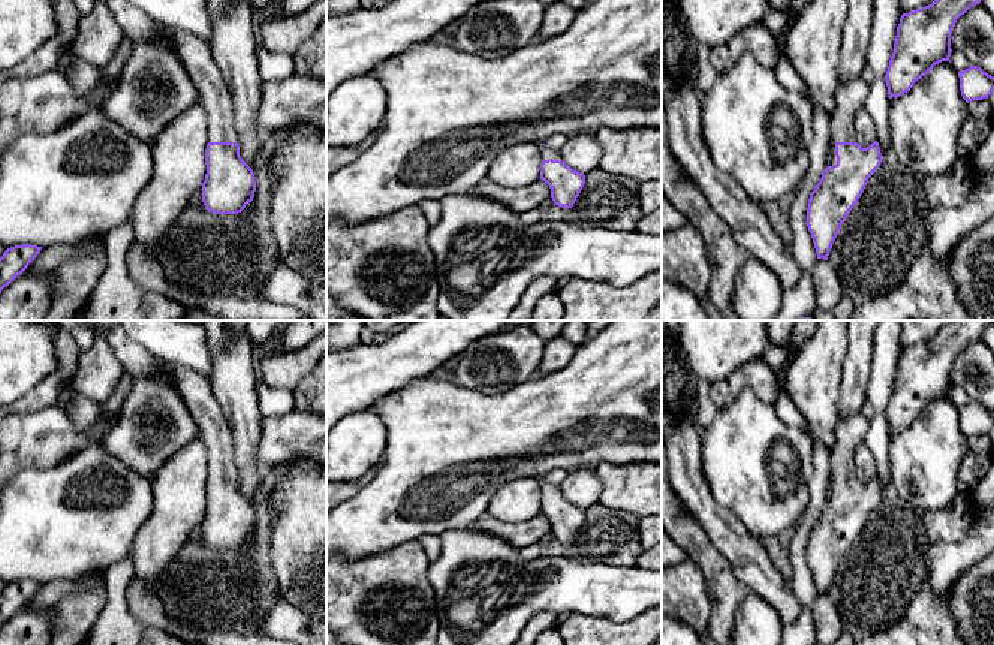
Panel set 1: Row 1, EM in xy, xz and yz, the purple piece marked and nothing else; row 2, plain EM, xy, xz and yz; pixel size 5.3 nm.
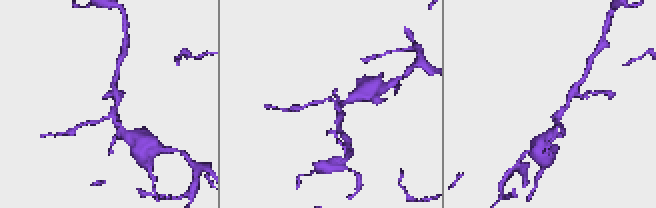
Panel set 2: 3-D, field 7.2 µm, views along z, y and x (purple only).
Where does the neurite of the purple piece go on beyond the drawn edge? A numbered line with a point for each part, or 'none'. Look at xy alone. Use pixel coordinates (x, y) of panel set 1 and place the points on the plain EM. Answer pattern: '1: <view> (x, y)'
1: xy (195, 389)

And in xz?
1: xz (547, 488)

